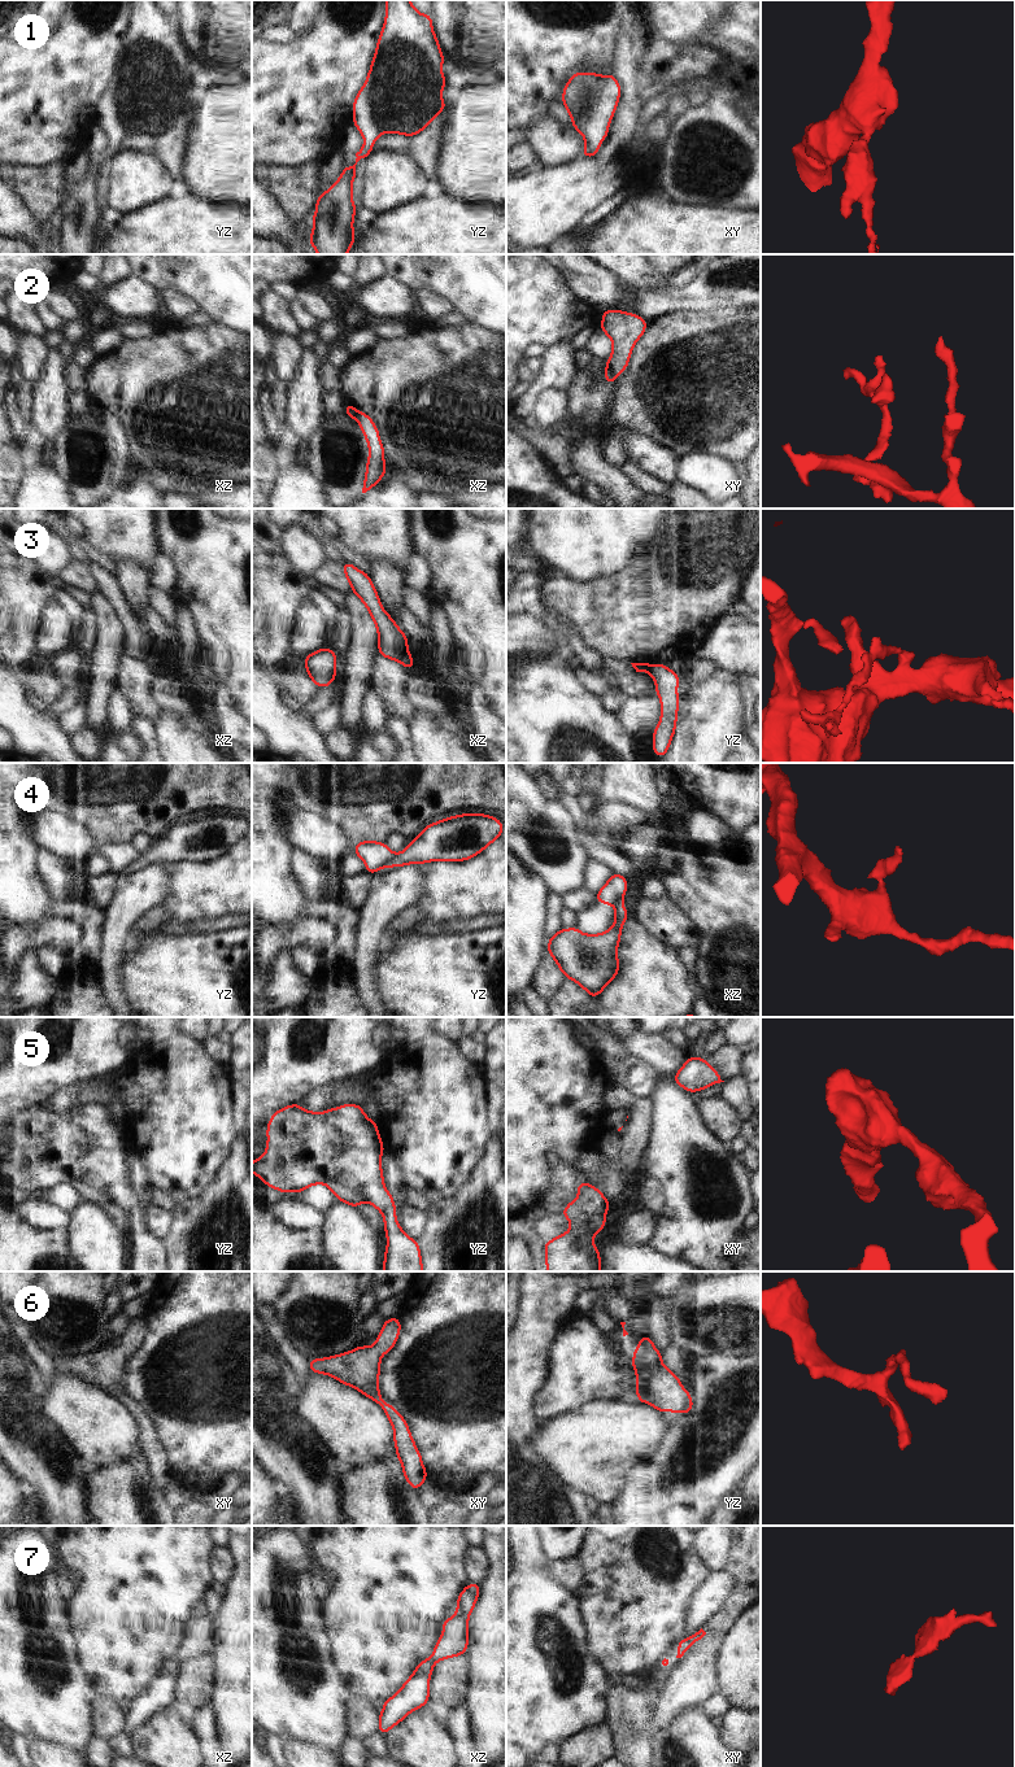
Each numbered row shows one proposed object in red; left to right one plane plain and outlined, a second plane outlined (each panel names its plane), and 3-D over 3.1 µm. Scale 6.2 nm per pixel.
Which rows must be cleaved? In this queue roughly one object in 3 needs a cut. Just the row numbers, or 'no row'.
2, 3, 4

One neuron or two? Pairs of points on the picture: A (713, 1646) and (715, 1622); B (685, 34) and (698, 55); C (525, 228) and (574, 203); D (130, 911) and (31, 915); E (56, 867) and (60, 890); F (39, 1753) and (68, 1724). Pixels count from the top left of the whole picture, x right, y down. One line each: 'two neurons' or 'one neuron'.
A: one neuron
B: two neurons
C: one neuron
D: two neurons
E: one neuron
F: two neurons

